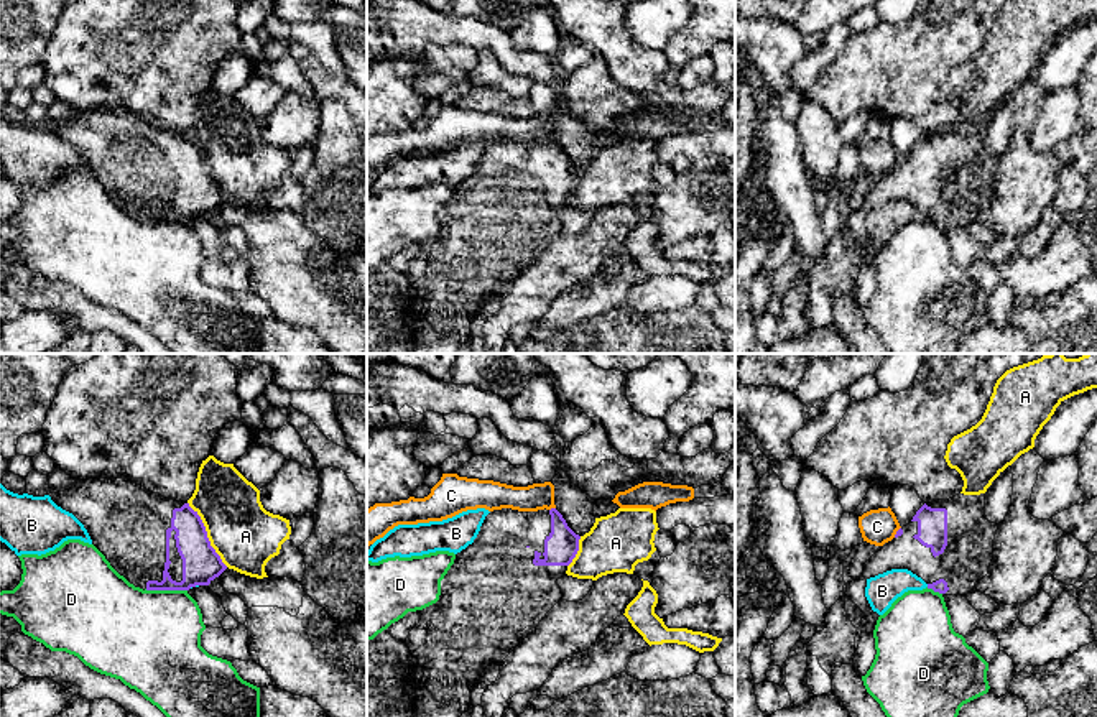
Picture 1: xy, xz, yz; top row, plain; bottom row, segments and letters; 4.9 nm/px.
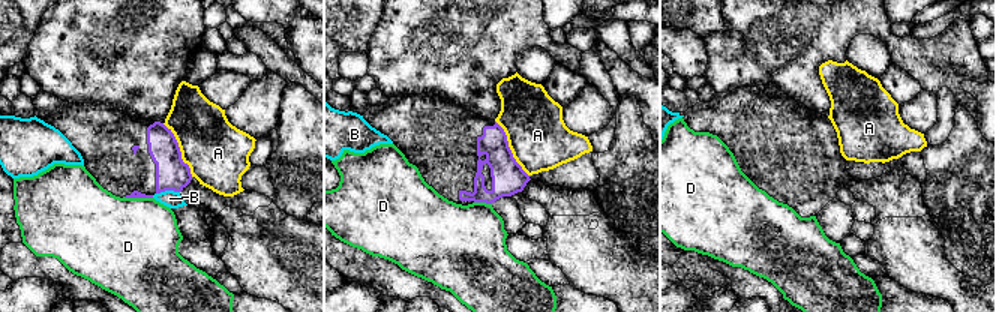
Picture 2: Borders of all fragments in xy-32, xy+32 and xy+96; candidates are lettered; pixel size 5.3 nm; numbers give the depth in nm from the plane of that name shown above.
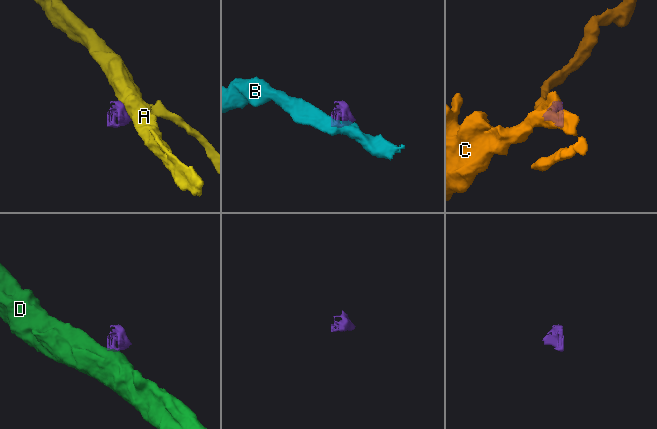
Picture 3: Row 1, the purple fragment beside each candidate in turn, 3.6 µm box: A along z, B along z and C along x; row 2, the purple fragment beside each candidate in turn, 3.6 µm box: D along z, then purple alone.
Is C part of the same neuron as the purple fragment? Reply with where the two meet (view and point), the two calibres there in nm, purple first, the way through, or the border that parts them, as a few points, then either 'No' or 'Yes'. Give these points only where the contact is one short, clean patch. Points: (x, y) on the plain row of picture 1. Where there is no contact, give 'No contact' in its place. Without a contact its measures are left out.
Touches purple at xz (551, 140). Thickness 160 nm (purple) against 130 nm. Boundary: xz (555, 138), (550, 142). No

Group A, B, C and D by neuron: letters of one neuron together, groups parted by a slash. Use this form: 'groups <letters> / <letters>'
groups A / B / C / D

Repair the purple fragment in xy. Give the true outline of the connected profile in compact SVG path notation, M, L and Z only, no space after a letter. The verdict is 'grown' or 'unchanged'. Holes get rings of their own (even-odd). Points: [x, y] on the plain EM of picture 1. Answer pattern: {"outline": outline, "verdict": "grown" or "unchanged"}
{"outline": "M128 110L76 112L69 122L49 125L87 161L92 176L130 215L146 222L189 222L209 217L227 197L211 178L206 158L189 135L174 133Z", "verdict": "grown"}

